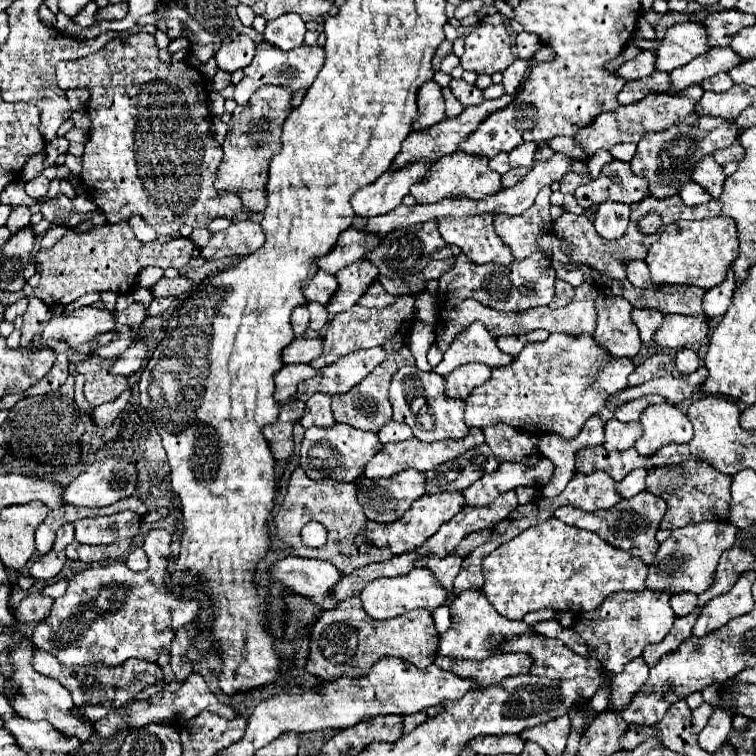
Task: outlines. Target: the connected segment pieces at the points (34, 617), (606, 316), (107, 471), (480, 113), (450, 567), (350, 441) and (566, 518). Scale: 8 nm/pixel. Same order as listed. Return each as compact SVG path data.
M40 590L30 592L30 594L20 602L20 606L16 608L14 618L16 618L16 622L22 622L22 624L40 622L40 620L44 620L44 618L50 614L52 604L54 604L52 598L46 598Z
M602 290L596 298L598 326L594 330L596 342L614 358L634 358L642 346L636 324L632 322L632 306L628 300Z
M106 458L106 460L94 462L86 472L78 474L76 480L64 488L64 500L72 506L90 506L90 508L110 506L120 498L132 496L138 488L138 482L140 482L138 472L132 462L124 458Z
M516 90L514 94L504 94L504 96L498 98L498 100L484 100L484 102L478 104L478 106L466 108L458 118L444 118L442 122L434 124L432 128L426 128L426 130L422 130L422 132L410 132L408 138L402 142L402 150L398 152L398 158L394 160L392 170L394 170L396 166L406 166L406 164L410 164L410 162L436 162L436 160L440 160L442 156L446 156L446 154L450 154L450 152L456 152L458 146L460 146L460 142L466 140L466 138L478 128L480 122L484 122L492 112L506 108L506 106L516 98L516 94L518 94L518 90Z
M449 555L445 558L438 557L424 557L416 560L415 567L430 568L438 582L452 592L452 580L458 576L458 570L461 568L462 558L456 555Z
M336 424L332 428L308 428L302 440L300 466L312 480L342 480L354 482L362 476L366 462L382 450L382 444L374 432L362 432L346 424Z
M640 492L628 500L622 500L620 504L616 504L608 510L582 512L582 510L574 510L572 506L562 506L554 512L554 516L570 526L596 532L602 540L606 540L614 548L630 552L632 556L640 558L644 564L652 564L654 554L658 550L656 532L660 528L660 520L664 518L664 512L666 512L666 502L662 498L656 498L654 494L648 494L648 492Z

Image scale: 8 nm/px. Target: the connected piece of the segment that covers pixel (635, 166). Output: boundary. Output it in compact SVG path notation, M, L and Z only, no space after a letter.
M702 116L698 126L678 124L664 132L648 132L638 142L638 152L632 158L632 172L644 176L650 184L650 194L656 198L668 198L680 192L682 184L690 180L696 164L706 154L714 154L720 148L730 146L738 138L738 128L732 120L724 118L708 118Z

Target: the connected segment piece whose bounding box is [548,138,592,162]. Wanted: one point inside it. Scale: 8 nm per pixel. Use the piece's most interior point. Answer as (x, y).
(567, 145)

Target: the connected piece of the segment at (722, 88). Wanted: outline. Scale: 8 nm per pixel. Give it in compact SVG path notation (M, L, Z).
M722 72L722 74L716 74L716 76L712 76L710 78L710 90L712 92L726 92L726 90L730 90L732 88L732 78L726 74L726 72Z

